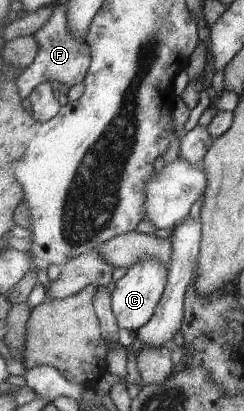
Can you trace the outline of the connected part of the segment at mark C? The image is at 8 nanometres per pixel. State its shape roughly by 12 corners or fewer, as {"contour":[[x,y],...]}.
{"contour":[[155,258],[127,268],[110,293],[119,329],[150,321],[168,269]]}

